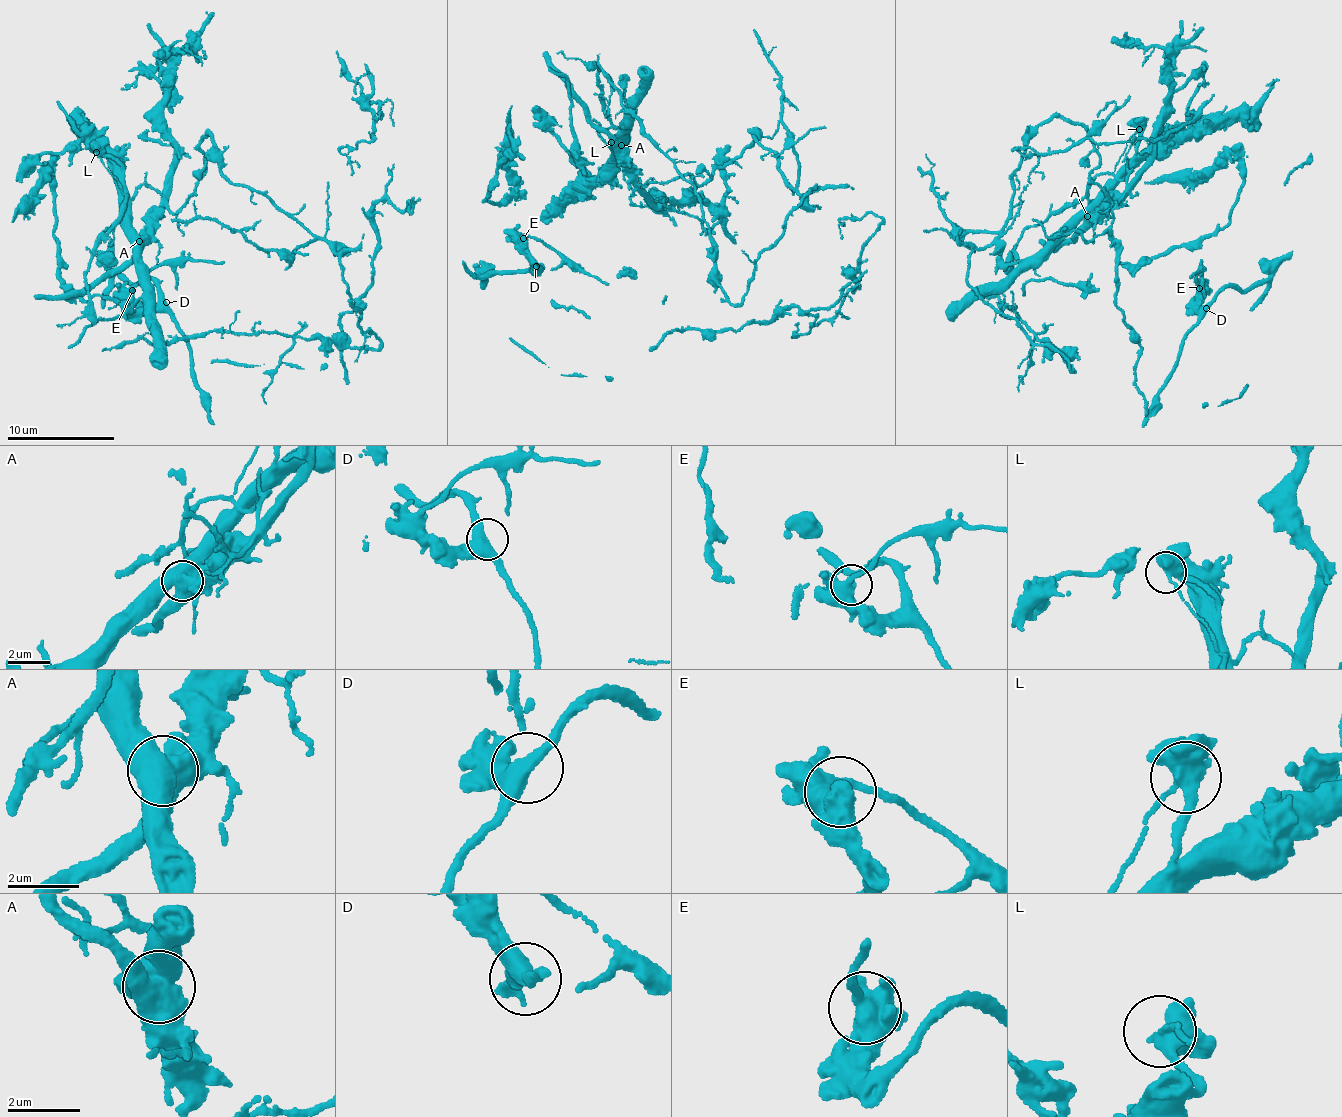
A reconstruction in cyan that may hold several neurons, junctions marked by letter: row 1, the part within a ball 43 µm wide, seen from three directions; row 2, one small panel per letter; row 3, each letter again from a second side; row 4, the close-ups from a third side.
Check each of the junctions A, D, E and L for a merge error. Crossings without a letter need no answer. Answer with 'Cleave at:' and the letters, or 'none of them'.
Cleave at: A, L

